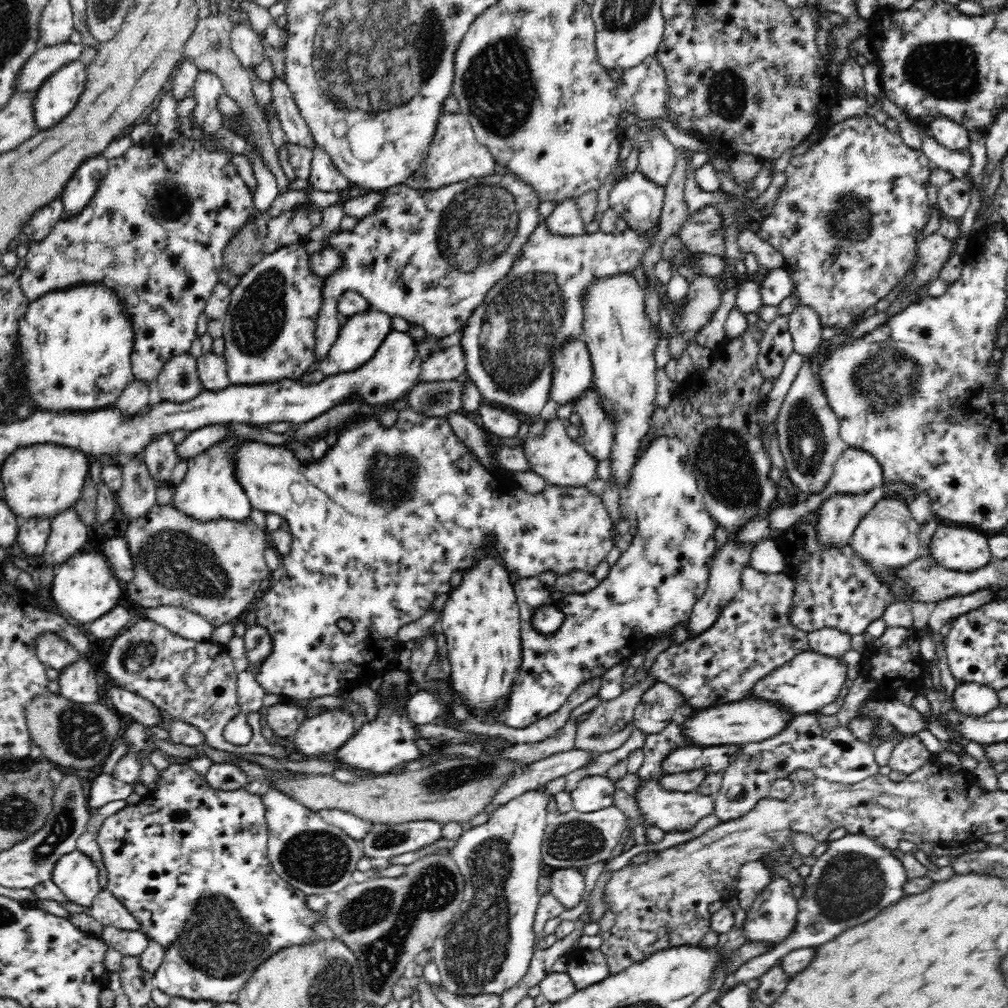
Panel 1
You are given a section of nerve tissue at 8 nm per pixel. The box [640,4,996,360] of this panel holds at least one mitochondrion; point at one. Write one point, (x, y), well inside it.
(948, 69)

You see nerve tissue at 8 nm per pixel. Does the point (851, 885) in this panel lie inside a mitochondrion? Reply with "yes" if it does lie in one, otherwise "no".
yes

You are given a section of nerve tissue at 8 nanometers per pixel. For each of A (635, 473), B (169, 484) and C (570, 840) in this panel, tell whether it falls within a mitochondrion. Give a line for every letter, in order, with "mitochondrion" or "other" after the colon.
A: other
B: other
C: mitochondrion

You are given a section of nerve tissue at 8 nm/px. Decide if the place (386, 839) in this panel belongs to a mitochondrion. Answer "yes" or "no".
yes

